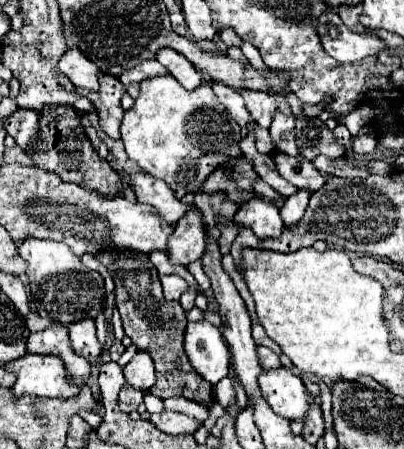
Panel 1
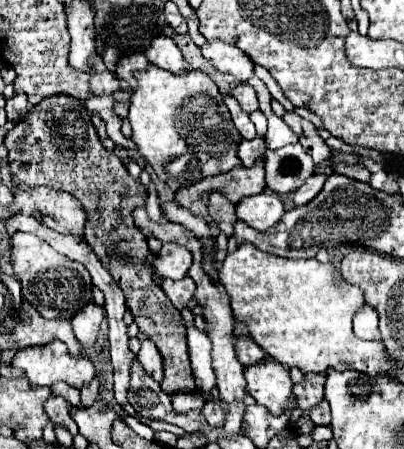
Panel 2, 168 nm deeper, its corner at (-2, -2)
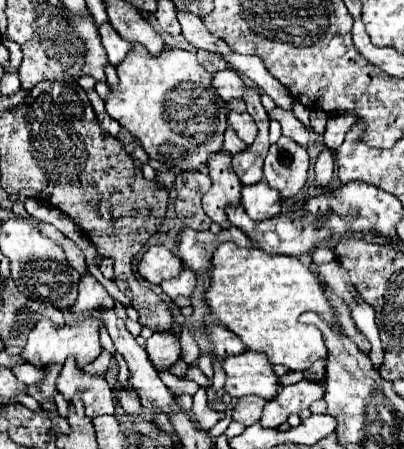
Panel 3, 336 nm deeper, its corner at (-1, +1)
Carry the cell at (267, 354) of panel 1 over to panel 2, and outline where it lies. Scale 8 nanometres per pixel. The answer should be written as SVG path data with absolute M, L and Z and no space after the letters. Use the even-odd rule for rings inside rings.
M239 338L235 342L235 350L237 350L237 358L243 366L251 366L251 364L261 362L265 358L263 350L251 338Z

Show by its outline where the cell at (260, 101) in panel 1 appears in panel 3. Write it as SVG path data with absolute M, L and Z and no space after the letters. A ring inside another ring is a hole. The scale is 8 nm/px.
M222 69L222 71L218 71L218 73L214 75L214 79L212 79L212 85L216 87L218 95L220 95L226 103L230 103L230 101L234 101L234 99L244 99L244 93L248 91L244 79L242 79L236 71L232 71L232 69Z

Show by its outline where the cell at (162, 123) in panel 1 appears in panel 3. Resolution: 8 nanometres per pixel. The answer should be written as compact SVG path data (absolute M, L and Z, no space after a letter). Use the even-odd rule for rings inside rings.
M134 45L130 55L116 67L116 71L120 85L118 89L110 91L106 111L136 137L150 159L156 159L178 171L198 171L208 163L208 157L212 153L222 151L222 135L228 127L226 103L218 99L212 87L212 75L198 63L194 53L170 49L162 51L158 57L152 57L142 45Z

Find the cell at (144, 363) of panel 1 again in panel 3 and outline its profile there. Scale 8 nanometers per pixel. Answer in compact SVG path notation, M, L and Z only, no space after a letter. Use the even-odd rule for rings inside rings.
M154 333L146 341L146 353L156 371L168 371L180 359L180 343L174 333Z

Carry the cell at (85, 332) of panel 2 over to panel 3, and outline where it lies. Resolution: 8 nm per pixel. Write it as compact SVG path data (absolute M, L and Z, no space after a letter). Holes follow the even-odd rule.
M86 275L80 279L78 283L78 299L76 303L70 307L70 311L78 317L78 319L84 319L88 317L94 309L112 309L114 307L114 301L112 297L106 293L106 289L92 277L92 275Z

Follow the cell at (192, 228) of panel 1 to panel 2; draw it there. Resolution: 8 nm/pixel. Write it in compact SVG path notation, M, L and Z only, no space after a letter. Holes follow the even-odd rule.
M163 244L151 266L159 278L179 280L187 274L187 270L191 268L191 262L193 262L193 256L189 250L183 250L181 246Z

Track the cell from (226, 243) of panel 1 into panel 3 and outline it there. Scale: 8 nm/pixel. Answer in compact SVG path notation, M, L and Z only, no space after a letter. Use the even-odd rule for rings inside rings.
M220 151L216 155L210 155L210 161L208 161L212 187L204 195L202 205L204 205L206 215L218 225L226 225L226 207L240 205L242 183L232 171L230 159L232 157L226 151Z

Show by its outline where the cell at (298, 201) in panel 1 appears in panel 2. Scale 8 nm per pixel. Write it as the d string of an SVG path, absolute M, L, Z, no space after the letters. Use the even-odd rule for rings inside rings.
M313 174L311 178L307 178L305 184L293 194L293 204L301 206L301 204L307 204L309 200L313 200L321 192L325 180L327 180L325 174Z

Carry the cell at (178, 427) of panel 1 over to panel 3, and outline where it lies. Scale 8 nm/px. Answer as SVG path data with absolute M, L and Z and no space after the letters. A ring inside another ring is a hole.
M242 397L242 399L238 399L238 403L232 409L232 419L242 423L244 427L254 425L262 415L264 403L266 401L260 397Z

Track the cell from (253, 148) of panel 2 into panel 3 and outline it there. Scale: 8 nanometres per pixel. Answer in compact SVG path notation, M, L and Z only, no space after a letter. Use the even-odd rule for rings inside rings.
M232 127L226 129L224 133L224 151L228 151L230 155L236 155L236 153L242 153L248 145L232 131Z

